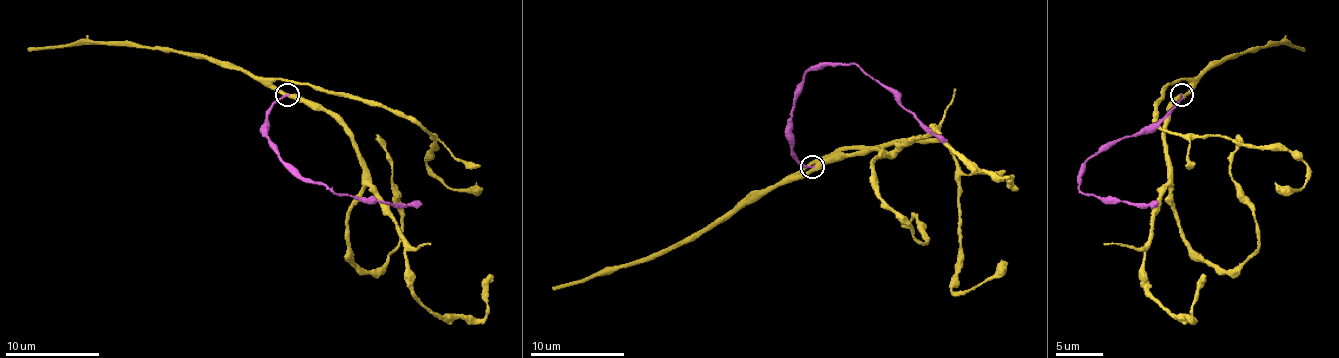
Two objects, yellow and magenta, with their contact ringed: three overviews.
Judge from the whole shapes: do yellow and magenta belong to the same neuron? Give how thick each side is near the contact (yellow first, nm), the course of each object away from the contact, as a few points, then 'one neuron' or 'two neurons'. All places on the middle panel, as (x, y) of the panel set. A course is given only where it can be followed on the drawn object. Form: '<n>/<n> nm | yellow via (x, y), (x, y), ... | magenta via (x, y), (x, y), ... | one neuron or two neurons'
400/180 nm | yellow via (813, 167), (865, 151), (888, 153), (872, 165), (874, 188), (924, 243), (926, 238), (917, 214), (900, 224) | magenta via (813, 167), (806, 167), (791, 151), (791, 108), (803, 75), (825, 66), (853, 63), (862, 68), (947, 141) | two neurons

